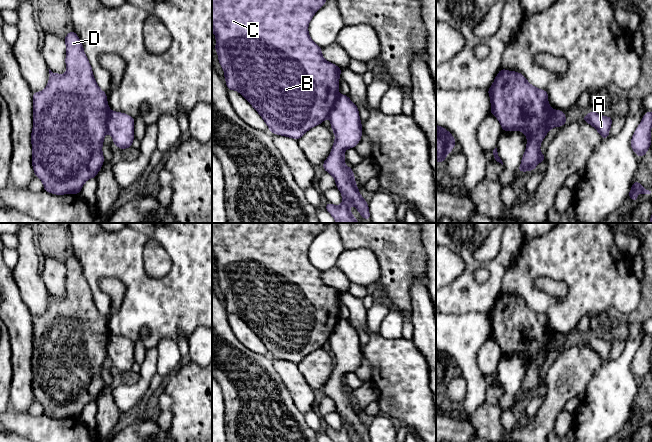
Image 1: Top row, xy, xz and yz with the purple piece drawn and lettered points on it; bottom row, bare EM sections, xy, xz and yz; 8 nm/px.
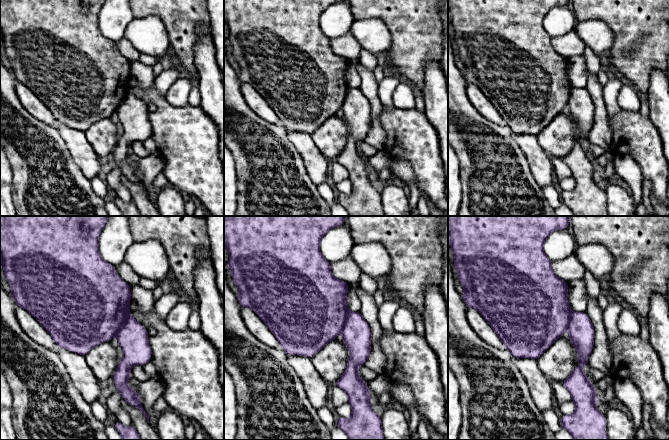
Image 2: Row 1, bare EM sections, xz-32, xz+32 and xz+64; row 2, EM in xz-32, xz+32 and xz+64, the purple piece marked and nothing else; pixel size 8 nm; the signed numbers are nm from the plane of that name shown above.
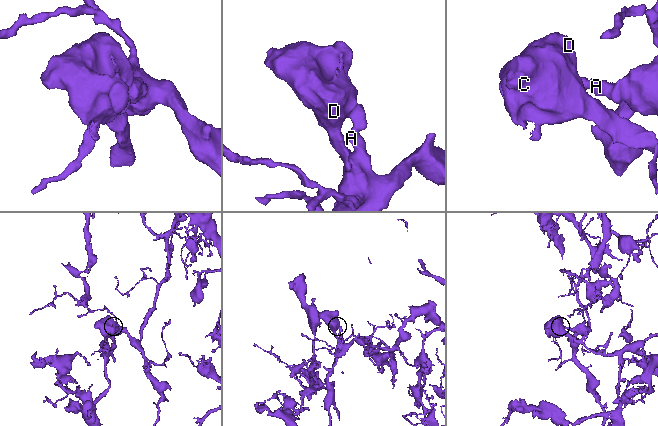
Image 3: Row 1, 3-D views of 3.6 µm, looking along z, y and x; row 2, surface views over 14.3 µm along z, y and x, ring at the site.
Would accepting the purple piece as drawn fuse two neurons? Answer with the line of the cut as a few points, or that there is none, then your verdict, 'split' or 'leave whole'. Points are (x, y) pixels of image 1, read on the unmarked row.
cut in xz along (339, 319), (328, 340); split

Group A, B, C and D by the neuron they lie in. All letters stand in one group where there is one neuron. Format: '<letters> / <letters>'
A / B C D

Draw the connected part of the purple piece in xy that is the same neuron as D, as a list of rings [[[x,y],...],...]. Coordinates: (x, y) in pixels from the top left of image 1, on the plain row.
[[[72,254],[64,262],[66,267],[66,292],[67,296],[63,299],[53,297],[49,293],[50,302],[47,307],[46,312],[42,316],[32,316],[33,318],[33,353],[31,358],[32,367],[32,390],[34,393],[35,400],[37,400],[44,409],[44,415],[56,419],[63,418],[79,418],[83,408],[90,402],[95,402],[103,390],[104,380],[102,377],[102,369],[104,361],[107,357],[107,345],[110,338],[110,333],[107,327],[107,318],[103,316],[97,309],[95,302],[93,300],[92,291],[88,285],[87,280],[84,277],[83,269],[77,260],[77,258]]]

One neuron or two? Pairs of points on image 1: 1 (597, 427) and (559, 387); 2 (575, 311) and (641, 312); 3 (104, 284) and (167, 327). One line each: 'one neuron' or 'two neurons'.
1: two neurons
2: two neurons
3: two neurons

